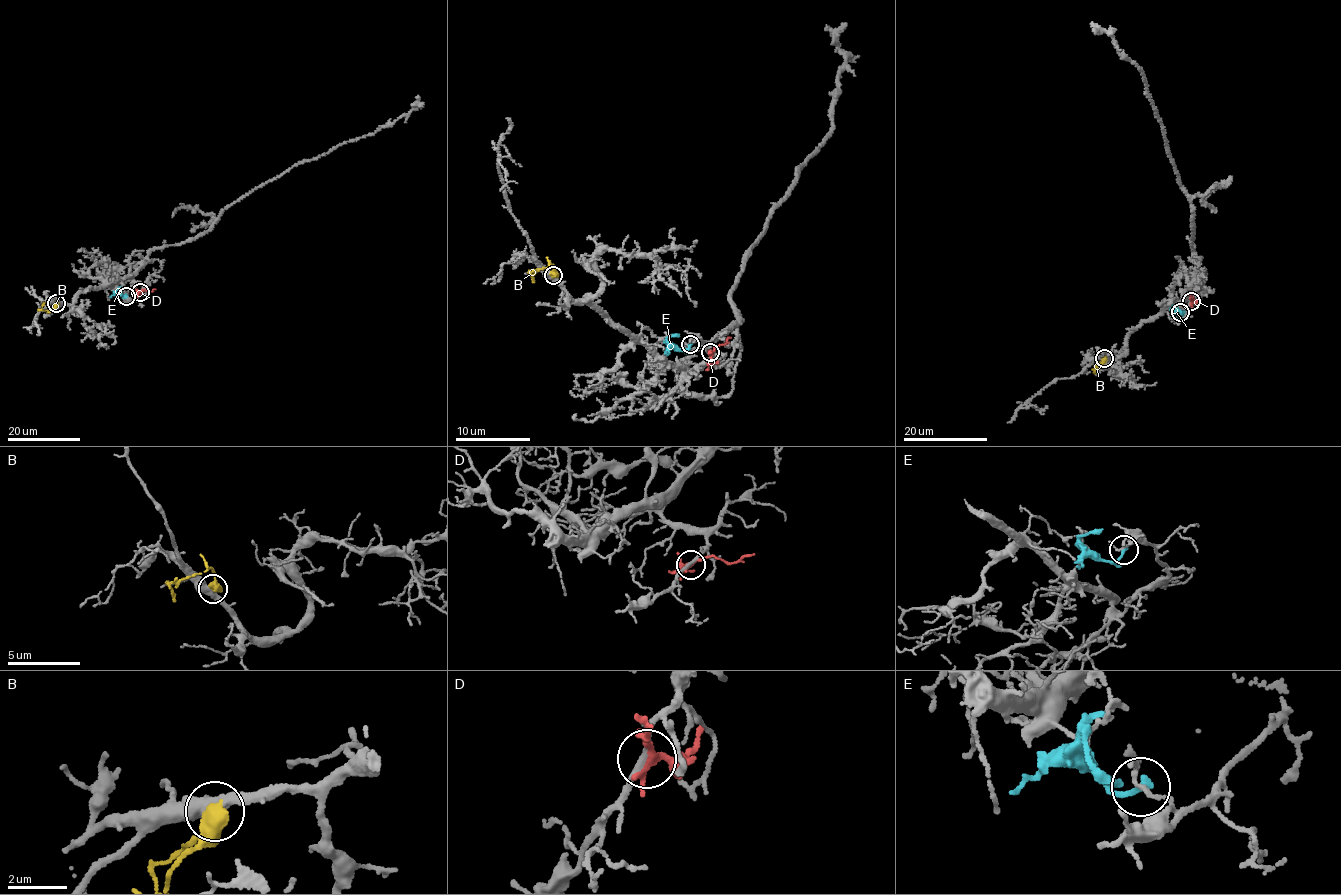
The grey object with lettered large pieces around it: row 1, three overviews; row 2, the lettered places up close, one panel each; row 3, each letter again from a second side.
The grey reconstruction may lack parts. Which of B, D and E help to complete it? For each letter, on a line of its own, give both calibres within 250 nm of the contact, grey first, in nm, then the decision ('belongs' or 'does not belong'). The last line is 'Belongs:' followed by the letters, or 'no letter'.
B: 440/600 nm | belongs
D: 200/200 nm | does not belong
E: 130/220 nm | does not belong
Belongs: B

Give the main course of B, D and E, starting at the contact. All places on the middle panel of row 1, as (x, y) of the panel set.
B: (553, 274), (550, 264), (530, 272), (534, 282)
D: (710, 353), (729, 338)
E: (690, 344), (683, 351), (667, 340), (679, 334)

